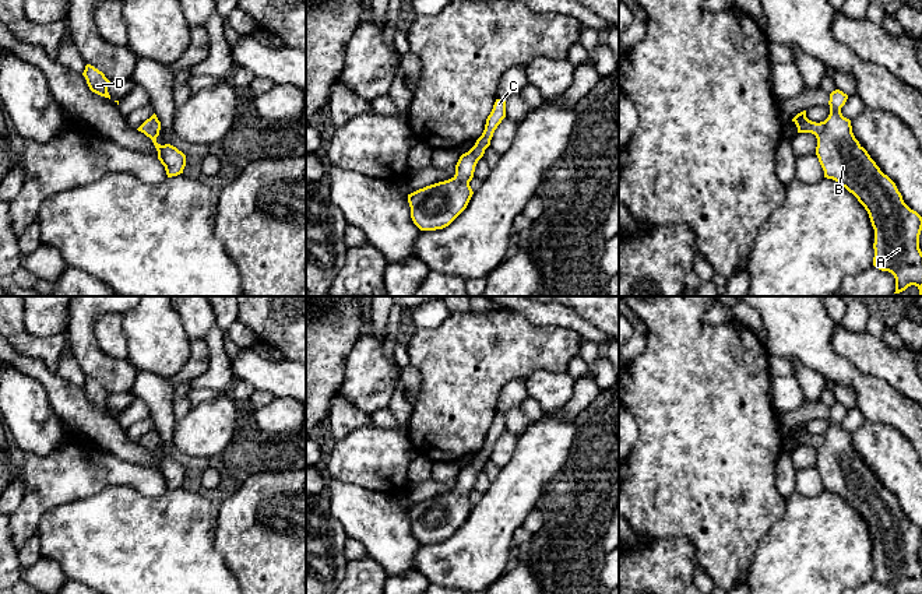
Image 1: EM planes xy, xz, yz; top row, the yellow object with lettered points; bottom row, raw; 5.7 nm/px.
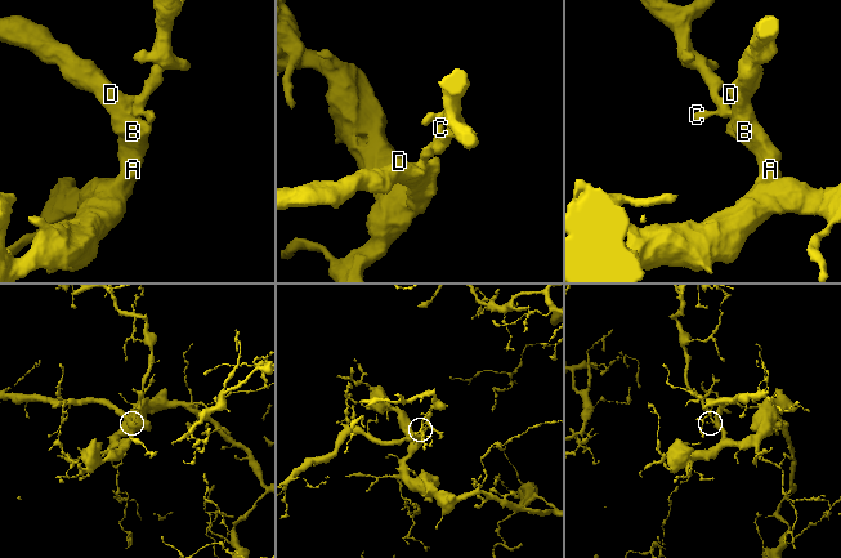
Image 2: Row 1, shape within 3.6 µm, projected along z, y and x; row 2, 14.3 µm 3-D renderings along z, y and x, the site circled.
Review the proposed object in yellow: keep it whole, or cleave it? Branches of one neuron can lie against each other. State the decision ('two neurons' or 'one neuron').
one neuron

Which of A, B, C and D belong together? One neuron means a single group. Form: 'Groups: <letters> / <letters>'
Groups: A B C D

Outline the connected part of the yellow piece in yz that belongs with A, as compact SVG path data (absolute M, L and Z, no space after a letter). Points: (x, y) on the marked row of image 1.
M835 89L830 94L830 115L824 122L809 120L806 110L792 122L798 133L816 136L824 178L838 182L868 211L875 229L873 266L894 275L894 294L915 285L922 296L922 217L904 203L895 183L855 138L851 120L841 113L847 99L847 94Z

